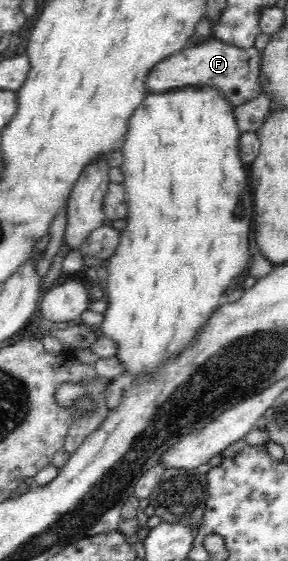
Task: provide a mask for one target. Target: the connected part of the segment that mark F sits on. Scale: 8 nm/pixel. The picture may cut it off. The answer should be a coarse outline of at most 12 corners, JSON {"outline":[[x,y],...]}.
{"outline":[[214,38],[156,63],[148,94],[213,86],[233,107],[261,94],[261,56]]}

